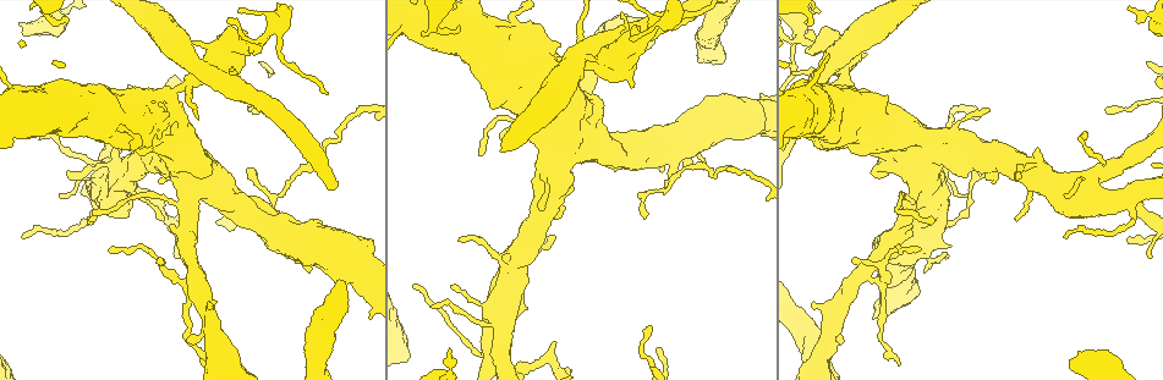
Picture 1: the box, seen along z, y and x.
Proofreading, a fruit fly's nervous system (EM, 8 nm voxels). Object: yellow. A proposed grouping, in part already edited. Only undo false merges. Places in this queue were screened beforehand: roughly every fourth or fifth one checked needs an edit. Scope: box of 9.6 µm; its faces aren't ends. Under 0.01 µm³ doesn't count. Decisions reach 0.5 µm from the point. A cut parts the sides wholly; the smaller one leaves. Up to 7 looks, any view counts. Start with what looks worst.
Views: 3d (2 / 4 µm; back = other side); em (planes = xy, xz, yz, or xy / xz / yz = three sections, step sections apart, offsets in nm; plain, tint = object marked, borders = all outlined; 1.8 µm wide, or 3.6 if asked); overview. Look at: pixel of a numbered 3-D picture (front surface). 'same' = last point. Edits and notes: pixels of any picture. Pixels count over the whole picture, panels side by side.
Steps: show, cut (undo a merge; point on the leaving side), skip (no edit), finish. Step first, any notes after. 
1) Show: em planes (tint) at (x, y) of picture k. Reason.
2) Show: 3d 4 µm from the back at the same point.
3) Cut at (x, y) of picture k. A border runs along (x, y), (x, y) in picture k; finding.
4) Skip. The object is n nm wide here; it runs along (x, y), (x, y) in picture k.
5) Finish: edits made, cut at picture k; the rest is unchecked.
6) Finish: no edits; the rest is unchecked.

Show: em 3.6 µm planes (borders) at (834, 72) of picture 1. Looks like a crossing.

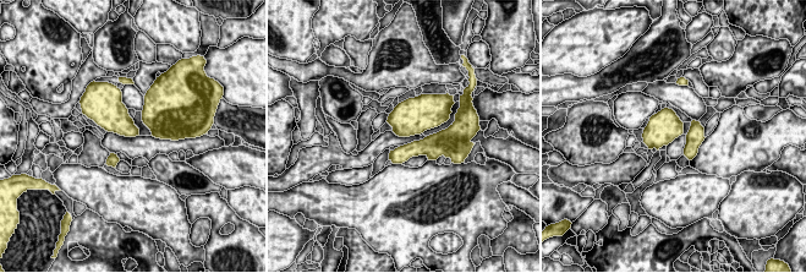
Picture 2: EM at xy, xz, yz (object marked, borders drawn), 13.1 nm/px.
Skip. The object is 260 nm wide here; all the same neuron.

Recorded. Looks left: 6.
Show: em 3.6 µm planes (tint) at (521, 40) of picture 1.

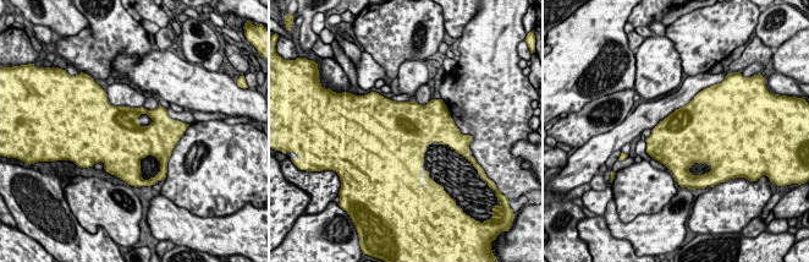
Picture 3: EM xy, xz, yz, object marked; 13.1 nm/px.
Skip. The object is 600 nm wide here; continuous, no second neuron.

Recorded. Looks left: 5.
Show: 3d 4 µm at (183, 153) of picture 1. Sharp bend.

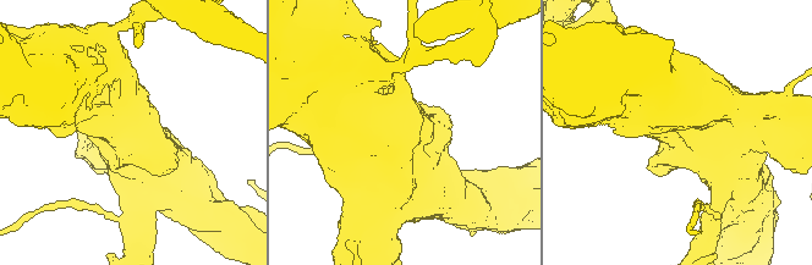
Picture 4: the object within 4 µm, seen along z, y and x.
Show: em 3.6 µm xy step 16 (tint) at (129, 130) of picture 4. Need the tissue.

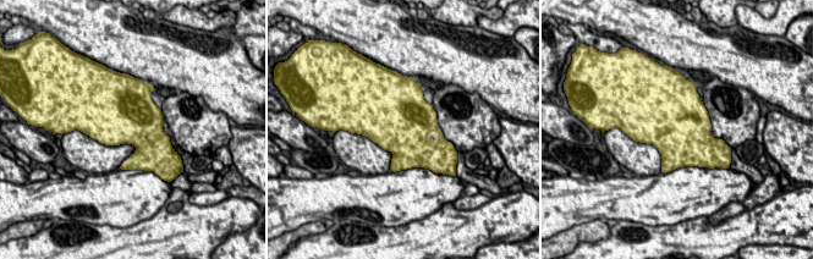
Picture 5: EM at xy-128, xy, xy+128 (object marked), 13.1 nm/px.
Show: em 3.6 µm planes (tint) at the same point.

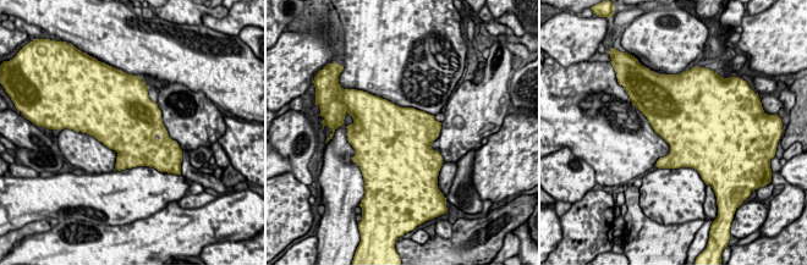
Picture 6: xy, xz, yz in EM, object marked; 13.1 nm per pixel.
Skip. The object is 750 nm wide here; one neuron here.

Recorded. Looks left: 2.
Finish: no edits; the rest is unchecked.

